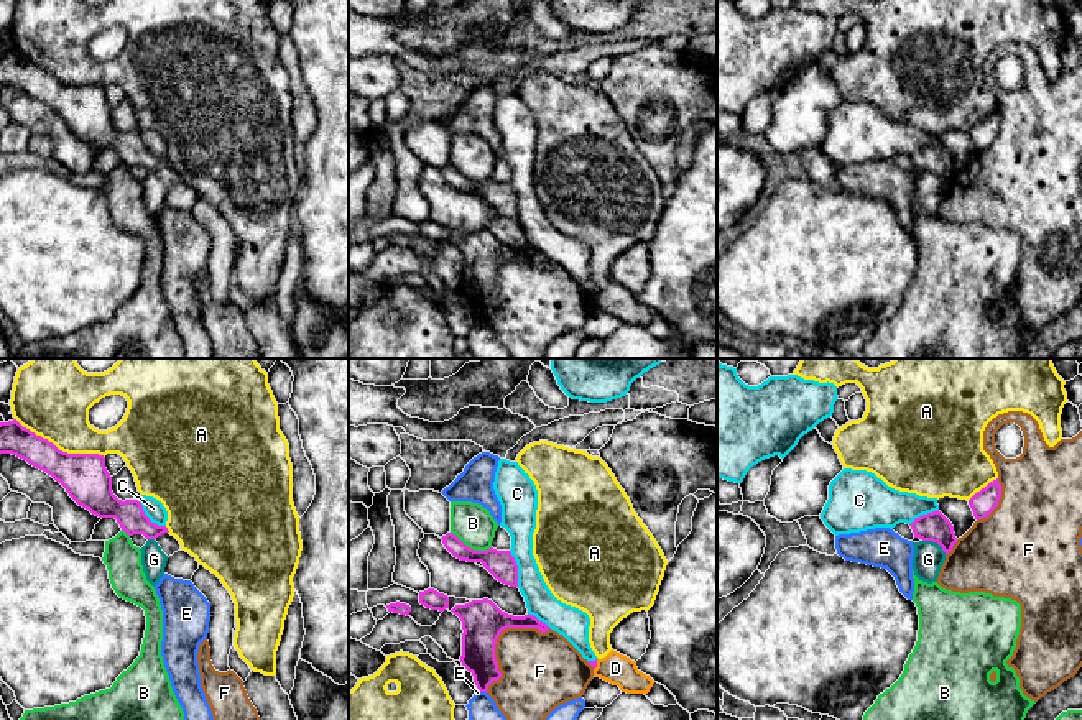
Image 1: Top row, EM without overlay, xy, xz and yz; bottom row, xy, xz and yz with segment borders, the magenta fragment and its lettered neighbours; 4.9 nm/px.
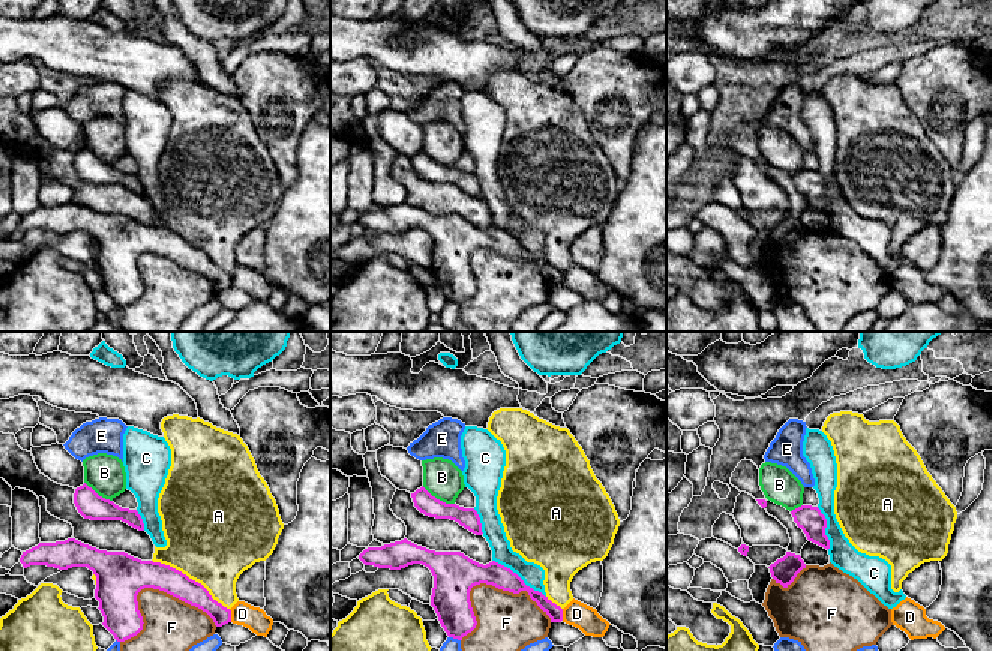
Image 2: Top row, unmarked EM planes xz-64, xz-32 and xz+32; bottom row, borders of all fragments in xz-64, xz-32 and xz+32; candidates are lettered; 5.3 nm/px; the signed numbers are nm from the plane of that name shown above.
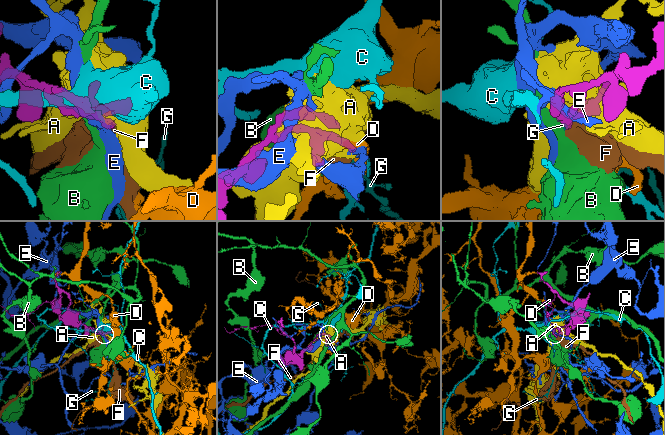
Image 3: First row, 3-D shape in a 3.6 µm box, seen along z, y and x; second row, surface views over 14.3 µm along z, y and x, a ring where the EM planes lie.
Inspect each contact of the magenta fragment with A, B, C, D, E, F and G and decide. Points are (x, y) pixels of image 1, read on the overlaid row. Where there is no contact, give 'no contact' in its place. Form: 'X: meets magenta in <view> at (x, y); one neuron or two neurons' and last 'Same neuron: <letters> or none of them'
A: meets magenta in xy at (58, 449); two neurons
B: meets magenta in xz at (469, 548); two neurons
C: meets magenta in xy at (148, 518); two neurons
D: meets magenta in xz at (596, 664); two neurons
E: meets magenta in xz at (482, 691); two neurons
F: meets magenta in xz at (497, 638); two neurons
G: meets magenta in yz at (934, 541); two neurons
Same neuron: none of them

